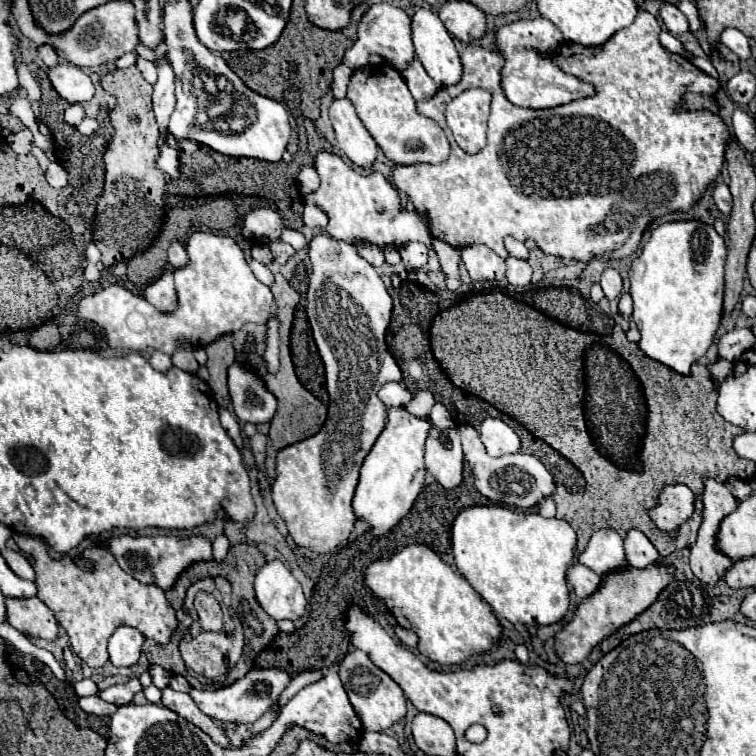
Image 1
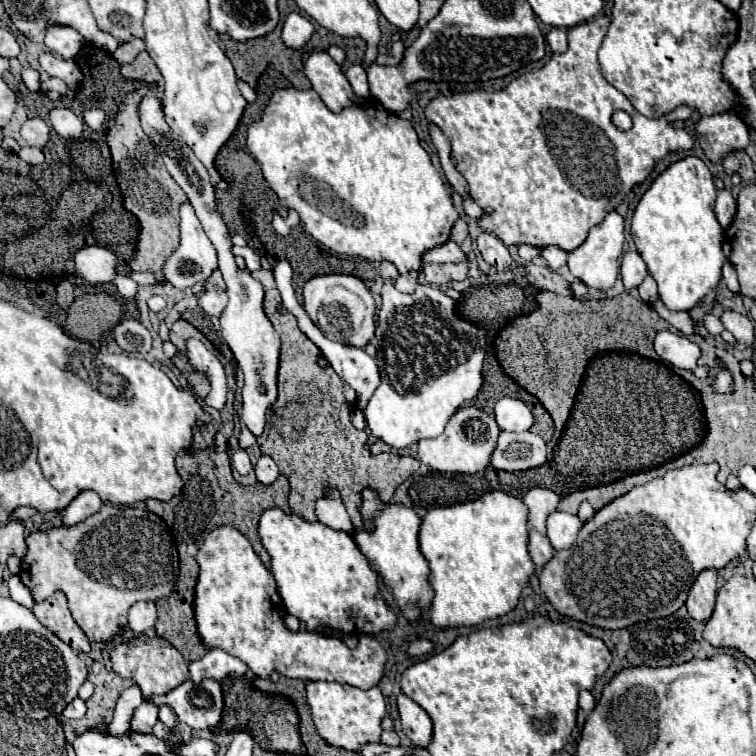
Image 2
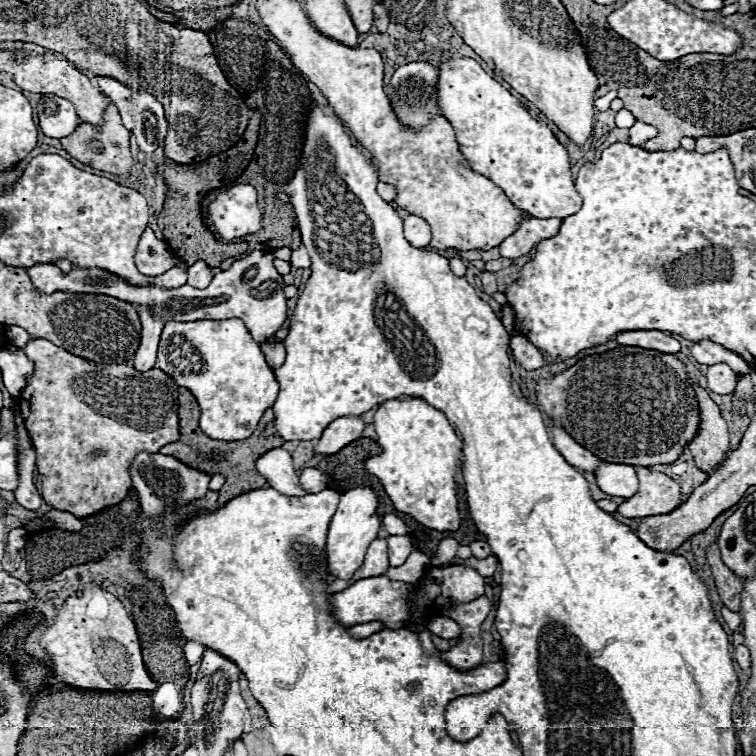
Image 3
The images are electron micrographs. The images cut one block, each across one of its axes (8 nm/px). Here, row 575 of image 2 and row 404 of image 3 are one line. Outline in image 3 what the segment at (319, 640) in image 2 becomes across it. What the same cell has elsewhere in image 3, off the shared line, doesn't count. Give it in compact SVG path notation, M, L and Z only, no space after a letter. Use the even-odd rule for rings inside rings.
M192 320L192 322L166 322L158 346L156 366L162 368L168 376L176 380L178 386L188 388L200 404L200 428L216 440L244 440L258 426L260 416L266 408L270 408L278 396L278 382L274 378L272 368L266 364L258 342L252 340L248 328L242 320Z

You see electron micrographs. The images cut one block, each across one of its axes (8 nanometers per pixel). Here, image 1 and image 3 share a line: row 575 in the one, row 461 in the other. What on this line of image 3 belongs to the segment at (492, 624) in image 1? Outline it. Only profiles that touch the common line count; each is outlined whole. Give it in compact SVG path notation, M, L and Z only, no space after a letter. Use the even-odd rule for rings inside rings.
M422 398L386 400L374 414L374 428L382 454L366 460L366 468L380 478L396 510L412 516L426 528L456 532L460 516L456 510L456 464L462 458L462 440L446 416Z

